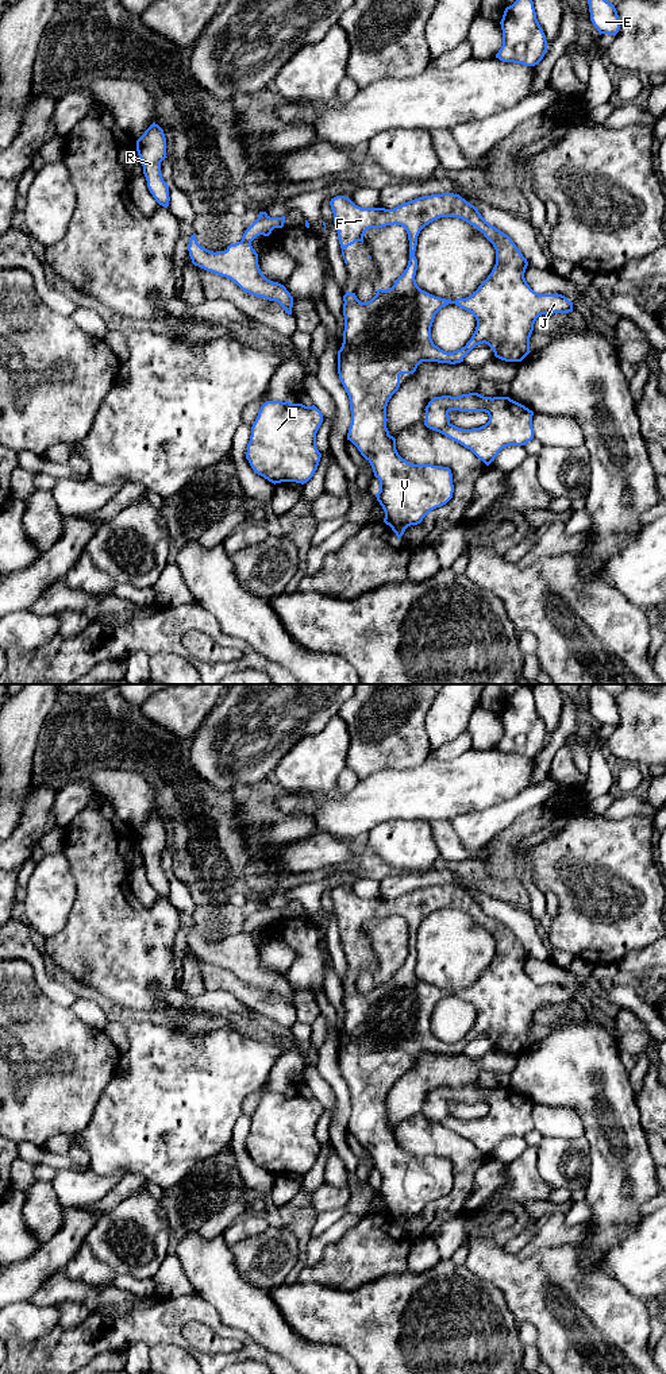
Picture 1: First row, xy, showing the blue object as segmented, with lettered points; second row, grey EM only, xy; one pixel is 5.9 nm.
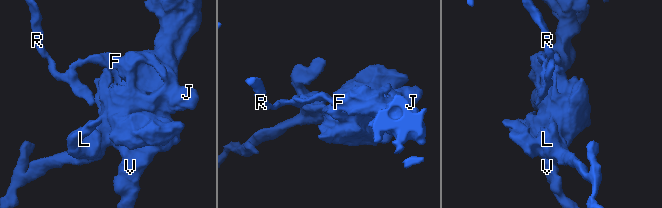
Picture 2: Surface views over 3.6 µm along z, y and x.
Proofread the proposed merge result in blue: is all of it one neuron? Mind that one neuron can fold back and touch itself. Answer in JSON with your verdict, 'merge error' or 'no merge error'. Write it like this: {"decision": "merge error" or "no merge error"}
{"decision": "merge error"}

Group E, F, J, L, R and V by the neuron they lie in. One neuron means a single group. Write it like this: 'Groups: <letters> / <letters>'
Groups: E F J L V / R

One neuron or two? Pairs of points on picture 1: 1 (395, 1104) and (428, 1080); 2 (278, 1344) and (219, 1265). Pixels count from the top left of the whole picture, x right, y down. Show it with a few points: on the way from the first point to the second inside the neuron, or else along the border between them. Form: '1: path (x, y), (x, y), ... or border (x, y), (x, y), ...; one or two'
1: path (403, 1099), (420, 1081); one
2: path (264, 1324), (224, 1285); one

